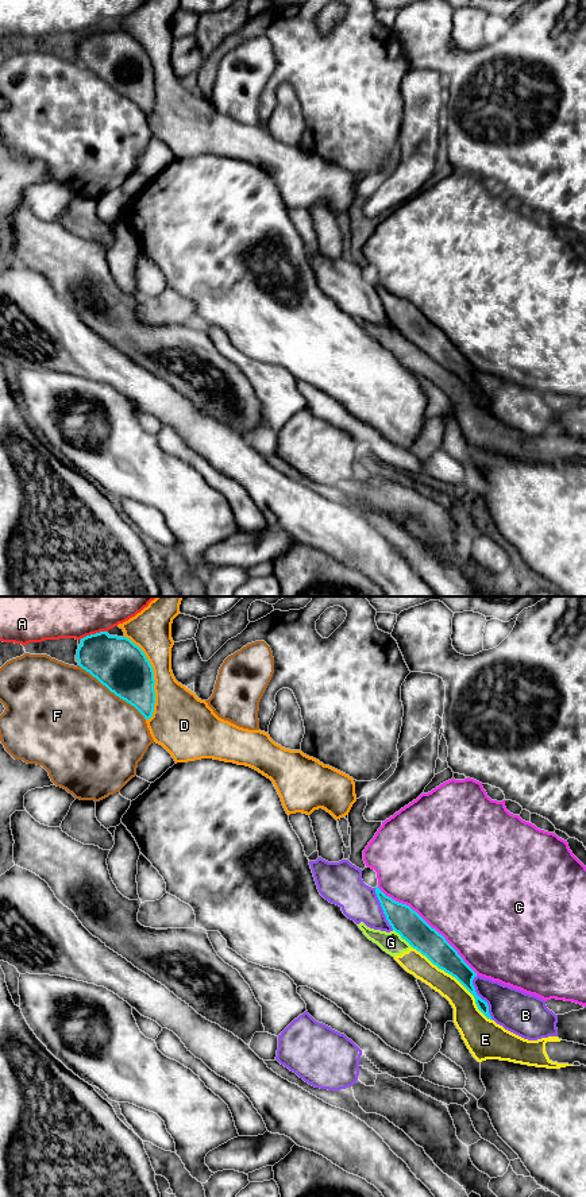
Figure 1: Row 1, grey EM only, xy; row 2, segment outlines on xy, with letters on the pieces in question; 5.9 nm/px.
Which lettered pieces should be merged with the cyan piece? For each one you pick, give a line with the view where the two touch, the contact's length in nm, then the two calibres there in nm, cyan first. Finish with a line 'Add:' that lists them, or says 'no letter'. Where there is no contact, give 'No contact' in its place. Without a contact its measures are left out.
Add: no letter

